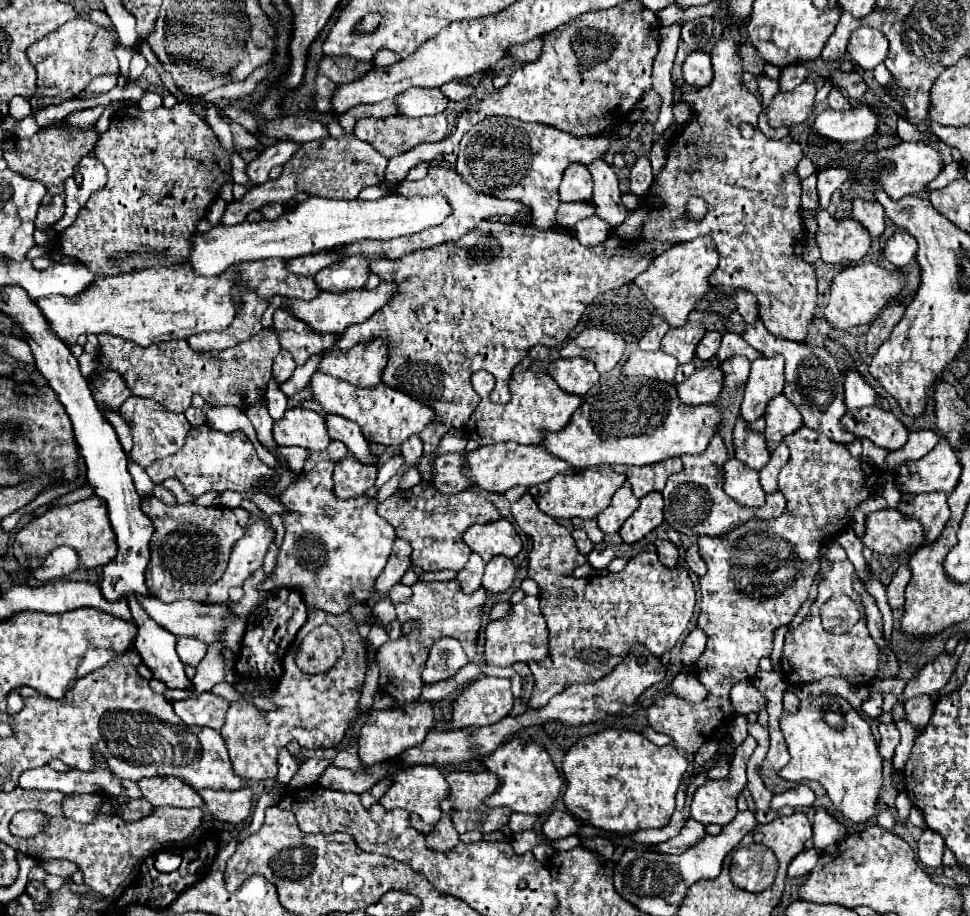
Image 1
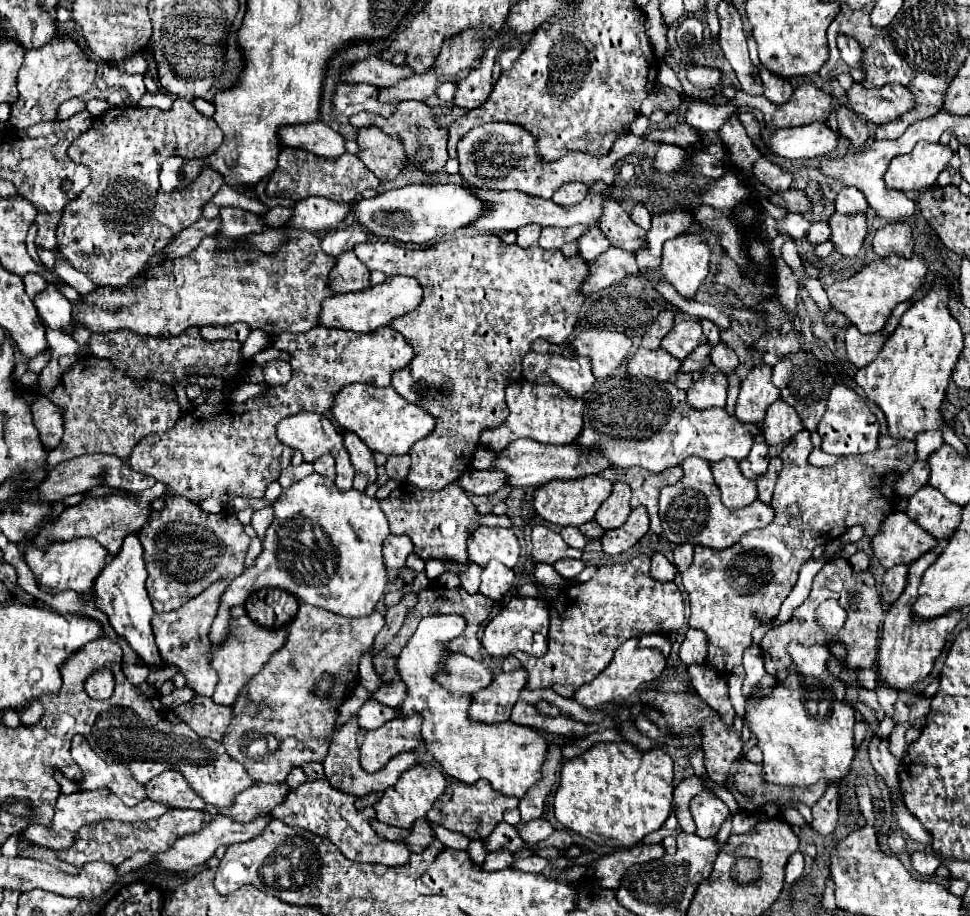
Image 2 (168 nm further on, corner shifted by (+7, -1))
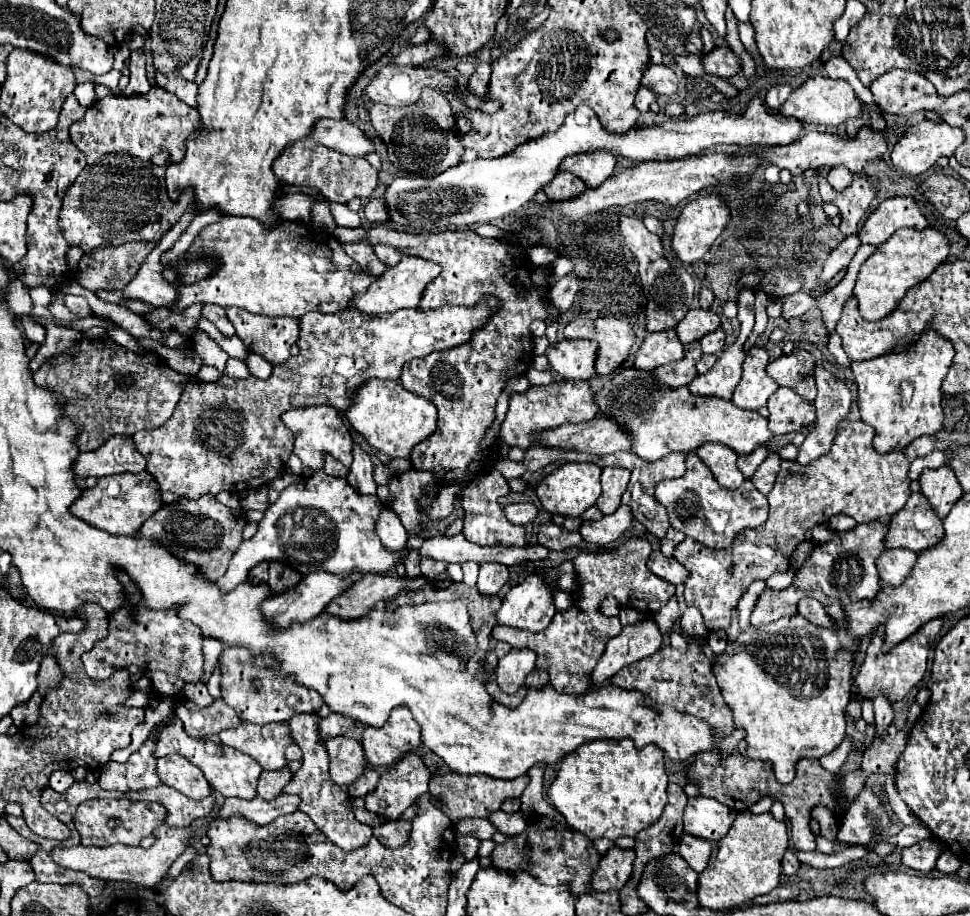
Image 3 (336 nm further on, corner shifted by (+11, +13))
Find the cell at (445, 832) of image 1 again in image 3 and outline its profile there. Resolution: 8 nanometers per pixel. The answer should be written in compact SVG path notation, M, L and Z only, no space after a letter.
M405 819L385 821L383 825L373 827L373 833L387 847L403 847L411 833L411 821L405 821Z

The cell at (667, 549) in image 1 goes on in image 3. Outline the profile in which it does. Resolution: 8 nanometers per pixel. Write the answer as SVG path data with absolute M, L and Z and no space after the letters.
M653 551L649 555L647 567L657 577L663 577L665 581L671 581L673 585L683 583L687 577L687 571L683 571L683 565L675 557L665 557L661 551Z

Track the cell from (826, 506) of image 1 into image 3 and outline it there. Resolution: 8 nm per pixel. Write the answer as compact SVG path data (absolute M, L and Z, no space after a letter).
M843 425L843 427L839 427L839 437L835 437L835 445L823 457L819 457L807 465L801 465L799 461L781 459L775 487L767 495L769 515L763 525L763 543L761 545L749 541L749 543L737 543L727 549L709 549L703 543L685 537L685 541L681 541L675 547L673 557L689 571L689 577L685 581L685 597L689 599L687 607L695 607L701 611L705 627L711 633L721 631L721 629L725 631L731 625L731 611L735 609L737 601L741 599L741 595L747 591L747 587L753 581L757 581L757 579L765 581L773 573L785 573L789 569L791 553L805 539L807 529L827 523L833 515L839 515L839 513L853 517L857 523L873 523L877 519L897 513L905 505L905 501L911 495L909 477L907 477L909 465L915 457L927 455L935 449L935 437L933 435L917 437L905 449L893 449L891 453L879 453L873 447L873 437L875 437L875 429L871 425Z

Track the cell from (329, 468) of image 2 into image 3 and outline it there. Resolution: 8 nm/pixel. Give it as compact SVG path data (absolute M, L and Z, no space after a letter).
M323 455L323 469L329 473L329 475L335 475L335 477L345 477L347 475L347 467L343 467L335 457L331 455Z

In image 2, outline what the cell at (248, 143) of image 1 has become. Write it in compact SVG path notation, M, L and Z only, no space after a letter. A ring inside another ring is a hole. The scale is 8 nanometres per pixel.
M175 97L167 111L157 107L113 107L95 117L91 131L73 139L67 151L75 163L89 167L91 183L63 209L56 231L59 251L93 283L101 287L125 285L183 227L201 219L203 205L223 185L219 173L203 169L189 187L165 193L159 185L161 163L173 155L203 159L213 155L221 143L223 133L217 123L203 117L181 97ZM151 205L157 205L157 213L151 211Z

